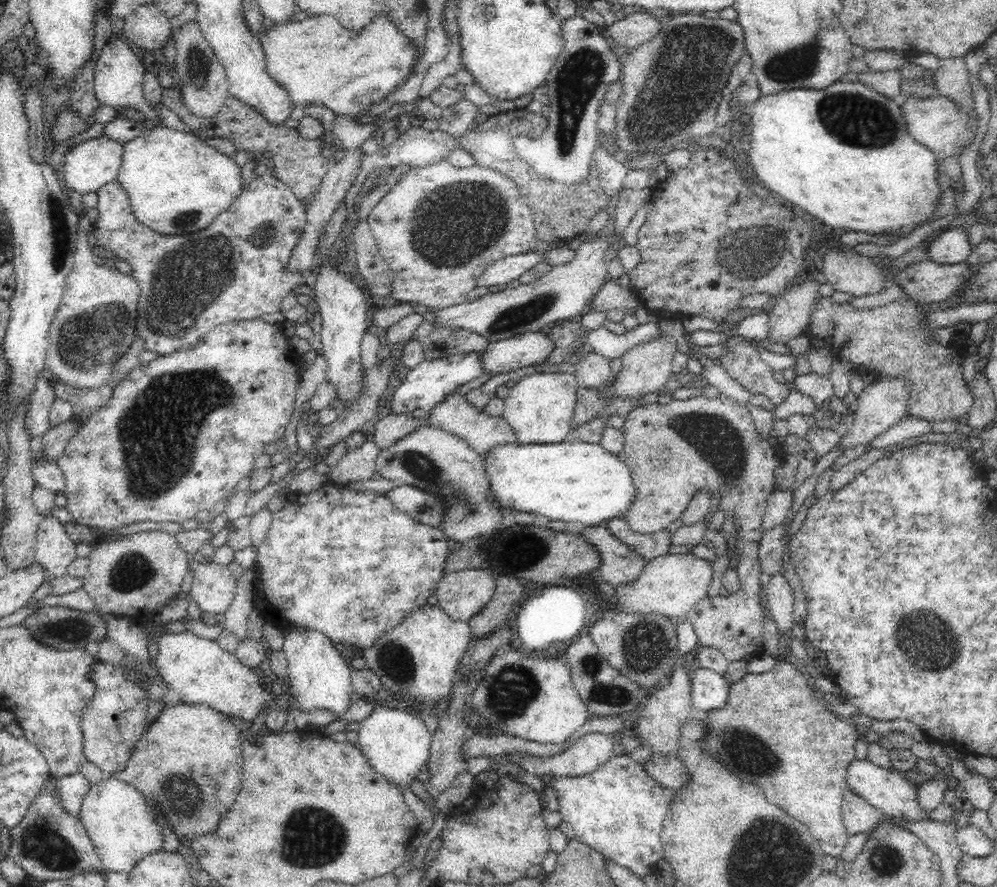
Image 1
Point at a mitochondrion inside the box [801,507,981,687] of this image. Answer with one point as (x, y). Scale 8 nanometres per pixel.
(927, 641)

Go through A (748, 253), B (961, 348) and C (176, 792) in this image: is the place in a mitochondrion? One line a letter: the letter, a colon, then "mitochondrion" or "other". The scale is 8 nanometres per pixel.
A: mitochondrion
B: other
C: mitochondrion

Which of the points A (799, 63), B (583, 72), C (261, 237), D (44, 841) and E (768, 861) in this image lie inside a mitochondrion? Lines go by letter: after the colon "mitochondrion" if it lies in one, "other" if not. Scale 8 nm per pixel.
A: mitochondrion
B: mitochondrion
C: mitochondrion
D: mitochondrion
E: mitochondrion

